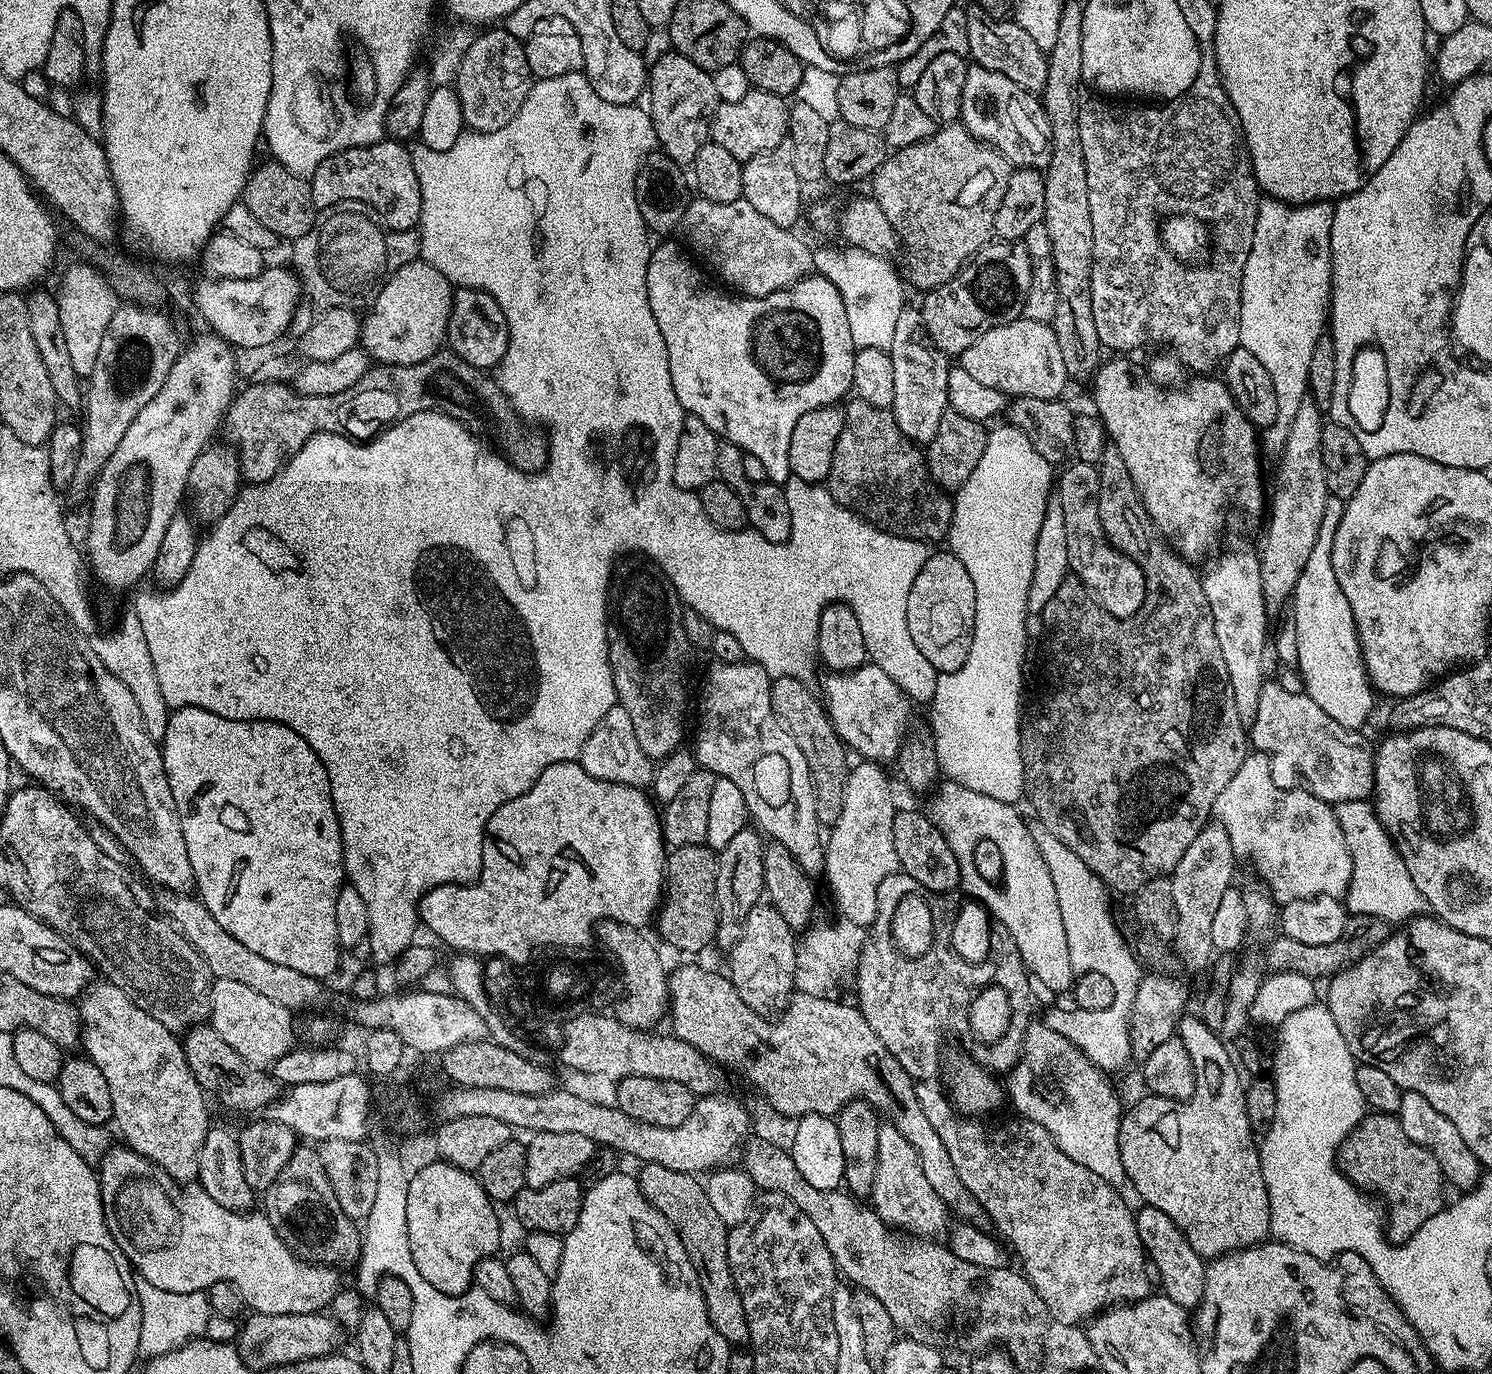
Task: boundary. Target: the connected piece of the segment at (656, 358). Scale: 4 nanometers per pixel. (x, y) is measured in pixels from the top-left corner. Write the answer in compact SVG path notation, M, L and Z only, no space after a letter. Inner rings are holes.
M583 72L558 74L558 78L536 80L532 89L528 92L526 102L518 110L518 114L514 114L514 118L509 124L502 126L502 130L494 130L493 132L465 131L458 138L458 142L454 142L454 146L450 146L450 150L442 150L441 152L430 150L422 143L417 143L415 147L411 149L412 165L414 166L414 174L418 174L418 186L422 190L422 214L418 225L419 259L423 260L425 264L434 266L434 270L438 270L438 274L445 276L456 288L482 290L496 299L498 306L502 306L502 314L506 314L506 322L508 323L508 345L502 362L497 364L494 369L494 379L513 405L532 404L533 418L548 424L548 428L546 427L548 464L542 472L519 472L514 465L508 463L500 455L495 447L489 446L479 435L469 432L459 420L441 412L419 412L405 420L397 420L395 424L385 428L379 436L367 442L357 442L346 436L319 432L304 443L302 450L298 450L292 455L292 459L281 468L280 473L274 478L270 478L264 484L249 483L247 486L241 487L240 491L236 493L235 500L222 514L220 521L207 529L208 537L205 540L203 537L197 543L193 562L191 562L189 570L186 571L186 576L176 586L170 590L144 592L134 604L134 610L138 614L138 622L142 622L142 630L146 633L146 647L150 649L150 659L153 660L154 670L158 673L158 686L162 689L162 698L166 698L169 709L201 708L202 710L210 710L210 714L218 714L222 718L230 718L231 720L278 722L282 726L290 726L290 730L294 730L300 735L308 743L310 750L314 750L314 754L318 754L318 758L328 775L330 794L334 802L336 817L340 823L342 846L344 847L344 875L347 883L356 888L358 894L362 894L362 896L372 896L372 892L376 892L376 888L388 888L388 892L396 892L396 896L412 896L412 892L416 892L416 888L420 888L425 893L443 884L471 884L473 880L477 880L482 870L484 837L494 810L498 810L498 806L518 798L518 794L526 794L526 790L530 790L530 786L534 786L538 774L542 774L542 770L546 770L546 766L566 762L567 760L576 760L586 742L586 738L594 730L594 726L598 726L598 722L602 722L602 718L606 718L610 709L617 707L614 678L608 661L610 585L614 580L612 559L615 556L620 556L623 552L641 552L642 555L649 556L647 559L658 565L668 576L668 581L676 586L676 593L679 594L681 601L687 607L694 609L698 614L702 614L702 618L706 618L706 622L710 622L717 632L734 634L734 638L738 638L738 642L742 642L742 650L749 661L760 666L771 678L789 676L808 682L811 681L812 676L812 660L814 664L814 649L818 638L818 630L820 629L822 610L826 610L828 604L848 604L850 610L854 610L854 615L858 617L858 626L862 626L862 634L866 638L866 646L873 661L888 662L884 660L890 659L891 656L909 656L914 662L920 660L918 646L914 646L914 638L910 638L910 630L906 626L906 598L914 578L918 578L918 570L922 570L922 566L926 566L930 555L929 545L925 541L892 536L888 532L882 531L881 528L876 528L868 521L860 519L855 512L851 512L850 509L839 504L828 493L827 487L823 483L807 485L803 490L800 490L804 492L786 491L785 496L786 502L790 506L790 526L792 529L788 540L784 544L775 544L774 542L768 542L762 534L755 530L731 532L714 526L714 522L710 522L710 518L706 518L706 510L702 510L699 495L682 490L674 482L672 477L674 453L678 448L678 438L682 434L686 413L682 402L678 402L678 394L674 394L674 382L670 382L670 362L666 354L666 342L662 338L662 330L658 330L658 322L654 322L654 310L650 310L646 274L648 273L648 263L652 257L654 244L653 241L648 241L650 233L648 227L644 224L642 210L638 210L638 198L636 197L636 175L640 169L640 161L647 158L651 152L657 151L658 148L656 135L654 134L654 122L652 121L652 115L648 113L647 107L641 106L639 103L615 104L614 102L602 102L602 98L598 98L598 94L594 94L594 90L590 86L590 82L584 77Z

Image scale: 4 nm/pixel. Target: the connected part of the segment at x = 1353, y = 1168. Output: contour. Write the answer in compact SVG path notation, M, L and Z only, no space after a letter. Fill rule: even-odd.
M1369 1111L1365 1114L1342 1142L1338 1167L1357 1188L1363 1188L1382 1201L1386 1231L1393 1244L1406 1243L1420 1229L1422 1222L1434 1218L1434 1214L1445 1207L1446 1181L1434 1154L1430 1154L1426 1146L1410 1142L1393 1113Z

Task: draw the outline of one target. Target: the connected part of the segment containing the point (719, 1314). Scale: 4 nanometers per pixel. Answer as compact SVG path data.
M644 1164L638 1172L642 1194L672 1224L678 1234L694 1270L698 1274L698 1282L702 1286L702 1294L706 1302L706 1314L724 1339L732 1346L748 1344L748 1327L742 1310L742 1298L738 1294L738 1286L734 1286L734 1274L730 1270L728 1257L728 1227L718 1218L714 1206L710 1206L710 1198L706 1198L703 1183L691 1172L666 1170L666 1166Z

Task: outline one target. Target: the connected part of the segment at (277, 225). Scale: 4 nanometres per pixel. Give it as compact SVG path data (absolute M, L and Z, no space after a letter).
M268 159L264 164L257 164L248 175L248 181L244 183L242 203L248 207L250 214L266 226L281 241L295 242L310 230L318 211L312 197L312 185L305 177L298 174L290 174L286 166L282 166L273 159Z

